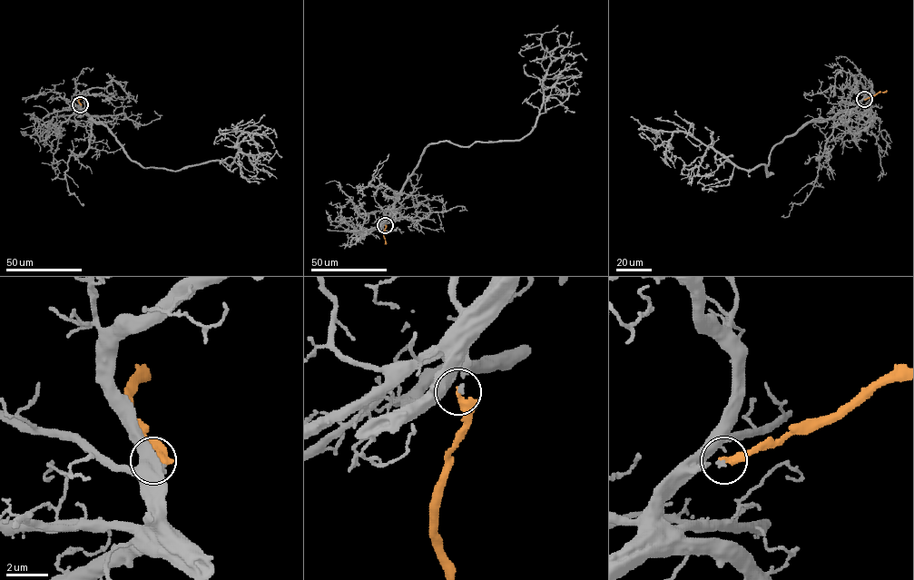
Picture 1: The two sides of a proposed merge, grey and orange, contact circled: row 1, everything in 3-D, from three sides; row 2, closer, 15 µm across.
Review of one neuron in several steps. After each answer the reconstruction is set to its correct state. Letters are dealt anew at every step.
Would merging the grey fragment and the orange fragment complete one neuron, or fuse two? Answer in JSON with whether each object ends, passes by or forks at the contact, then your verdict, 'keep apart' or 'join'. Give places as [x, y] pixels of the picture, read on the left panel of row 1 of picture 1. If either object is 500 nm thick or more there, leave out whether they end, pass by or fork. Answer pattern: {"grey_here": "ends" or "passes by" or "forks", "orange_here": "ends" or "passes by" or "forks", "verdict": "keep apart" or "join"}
{"grey_here": "ends", "orange_here": "ends", "verdict": "join"}

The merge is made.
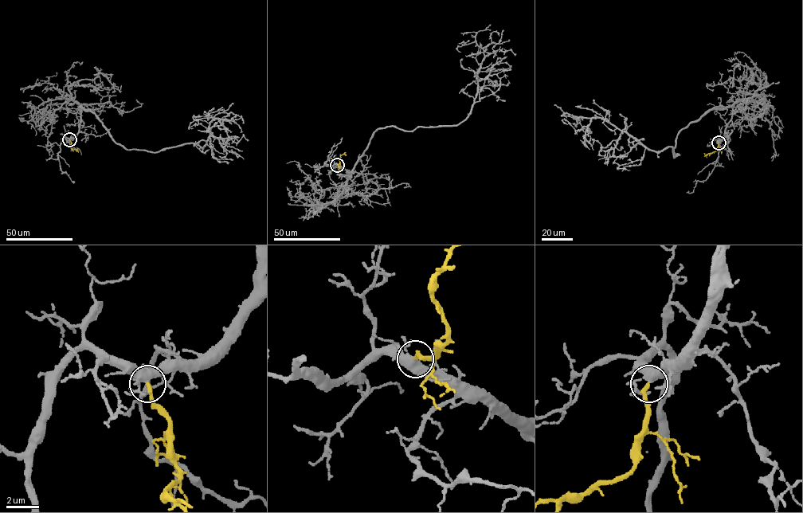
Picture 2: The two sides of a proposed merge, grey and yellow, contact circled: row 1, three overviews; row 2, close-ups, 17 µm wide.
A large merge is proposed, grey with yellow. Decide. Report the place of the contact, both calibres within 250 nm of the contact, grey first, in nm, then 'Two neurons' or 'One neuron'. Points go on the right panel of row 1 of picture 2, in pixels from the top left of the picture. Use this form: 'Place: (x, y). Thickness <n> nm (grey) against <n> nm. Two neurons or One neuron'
Place: (718, 142). Thickness 380 nm (grey) against 240 nm. One neuron

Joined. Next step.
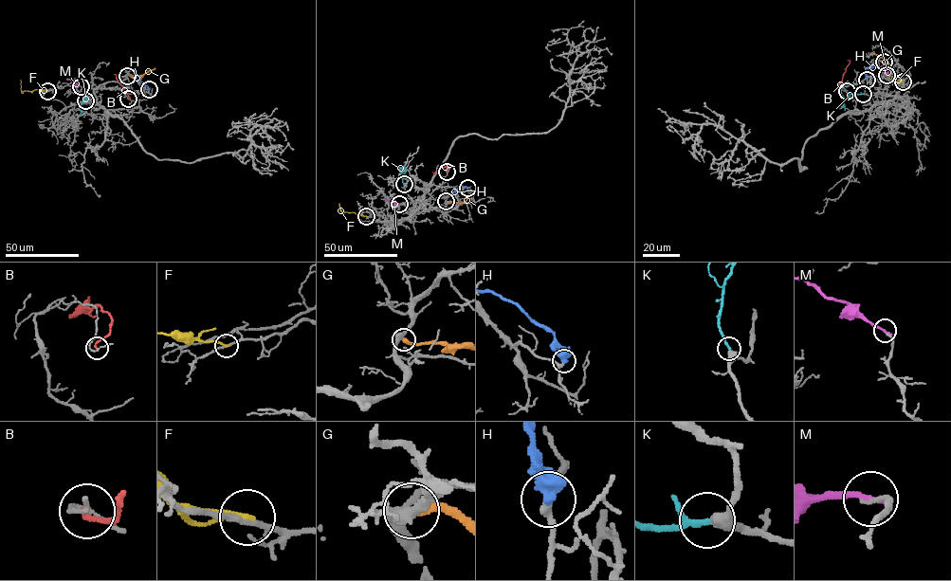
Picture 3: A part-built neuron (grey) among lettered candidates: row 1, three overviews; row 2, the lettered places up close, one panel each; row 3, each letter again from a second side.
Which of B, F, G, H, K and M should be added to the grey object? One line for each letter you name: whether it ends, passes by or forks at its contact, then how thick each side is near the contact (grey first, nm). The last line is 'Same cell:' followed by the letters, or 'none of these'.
K: it passes by; calibres 380 and 160 nm
Same cell: K

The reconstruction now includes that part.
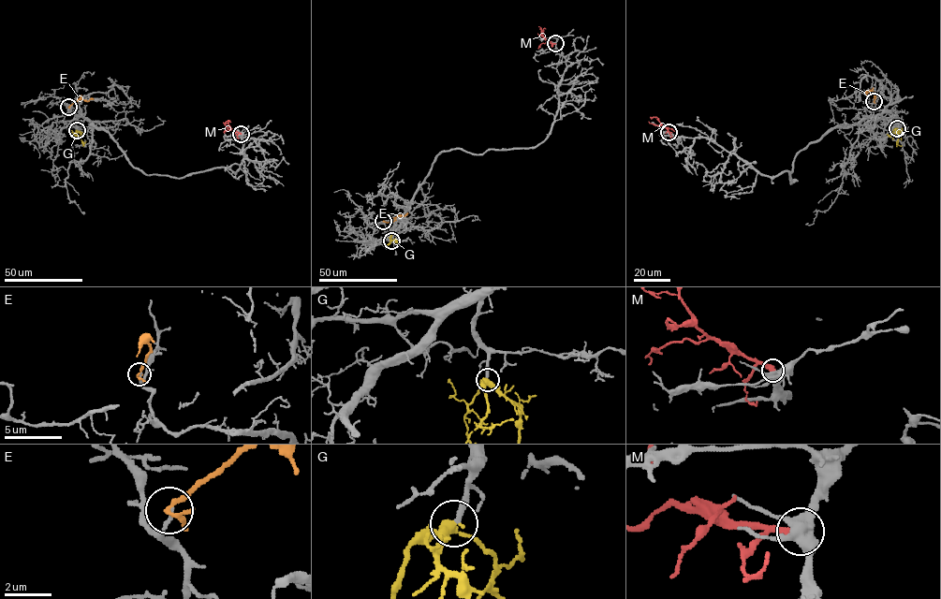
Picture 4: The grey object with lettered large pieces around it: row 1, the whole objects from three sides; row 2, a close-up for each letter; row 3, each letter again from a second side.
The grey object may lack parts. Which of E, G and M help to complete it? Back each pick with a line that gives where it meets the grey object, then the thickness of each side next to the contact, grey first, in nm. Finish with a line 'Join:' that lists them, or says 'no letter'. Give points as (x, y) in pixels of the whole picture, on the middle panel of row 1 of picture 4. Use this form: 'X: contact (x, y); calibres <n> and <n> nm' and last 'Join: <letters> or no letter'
G: contact (391, 241); calibres 260 and 320 nm
Join: G

